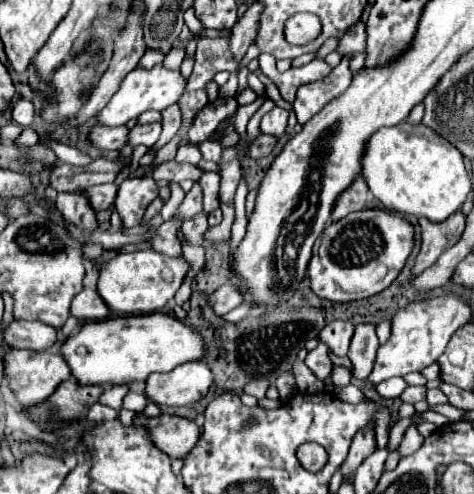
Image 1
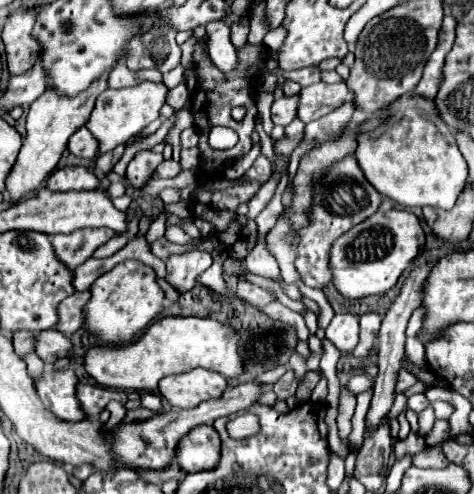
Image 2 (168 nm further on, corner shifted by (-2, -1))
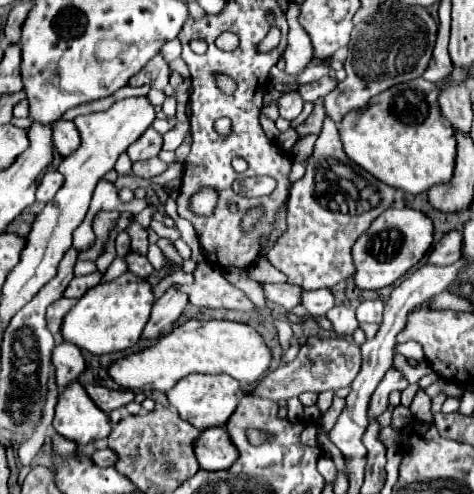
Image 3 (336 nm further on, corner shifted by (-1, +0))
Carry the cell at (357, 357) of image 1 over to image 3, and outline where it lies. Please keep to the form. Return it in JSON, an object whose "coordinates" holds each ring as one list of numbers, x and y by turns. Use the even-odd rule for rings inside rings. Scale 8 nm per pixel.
{"coordinates":[[365,300,357,306,357,320,359,322,381,322,383,316,383,302,381,300]]}

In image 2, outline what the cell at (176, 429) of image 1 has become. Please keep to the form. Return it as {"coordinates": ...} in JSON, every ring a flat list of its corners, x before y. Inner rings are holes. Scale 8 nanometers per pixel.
{"coordinates":[[200,425,188,431,176,445,176,459,186,473,208,471,220,455,220,439,214,427]]}

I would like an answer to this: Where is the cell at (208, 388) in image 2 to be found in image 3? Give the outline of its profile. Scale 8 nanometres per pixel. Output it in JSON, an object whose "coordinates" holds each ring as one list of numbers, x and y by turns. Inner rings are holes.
{"coordinates":[[189,374,181,378,171,392,167,392,169,404,179,412,183,420,193,424,197,430,207,430,211,426,225,426,229,418,233,416,237,404,239,404,239,394,243,392,243,386,225,374]]}

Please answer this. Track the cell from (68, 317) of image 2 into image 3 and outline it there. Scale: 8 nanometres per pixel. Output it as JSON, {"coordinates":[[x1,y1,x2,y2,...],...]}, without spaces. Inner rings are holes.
{"coordinates":[[59,298,57,302,53,302,49,308,47,308,47,328,53,336,59,336,59,330,61,330,61,322,63,322,63,316,71,310,71,306,75,306,77,300,69,300,69,298]]}

